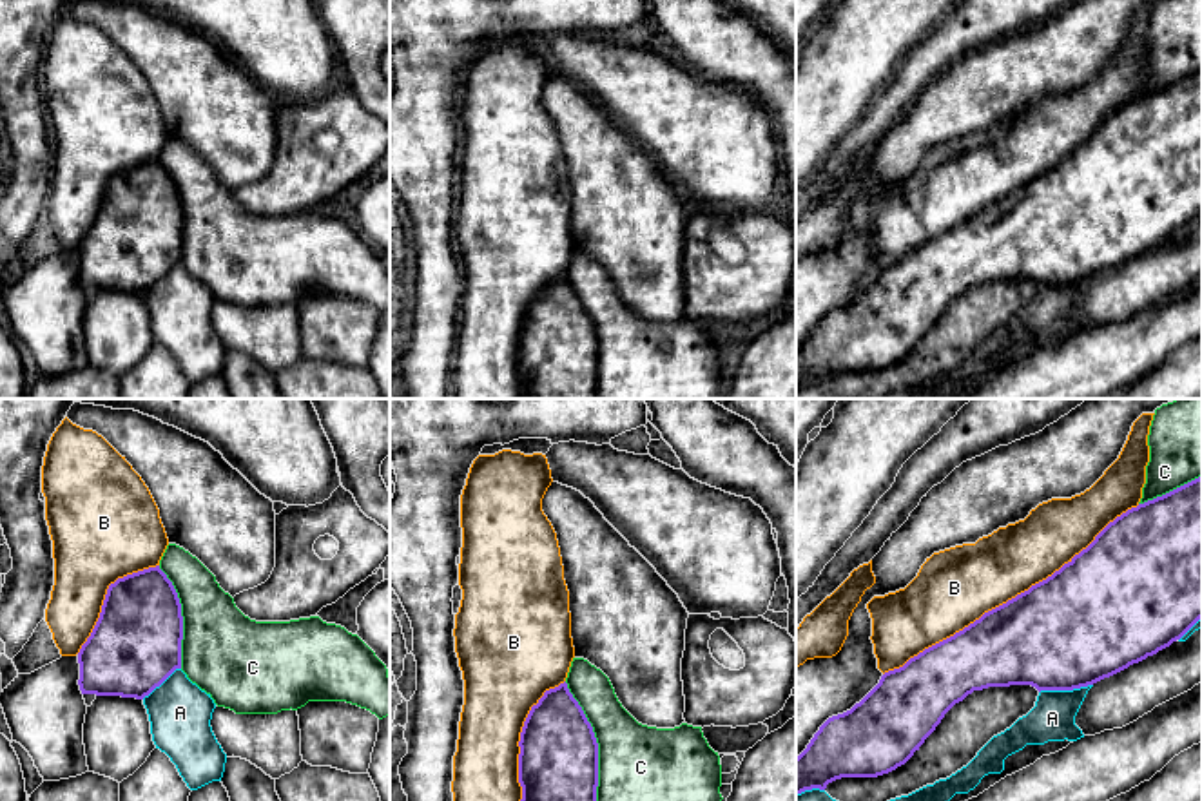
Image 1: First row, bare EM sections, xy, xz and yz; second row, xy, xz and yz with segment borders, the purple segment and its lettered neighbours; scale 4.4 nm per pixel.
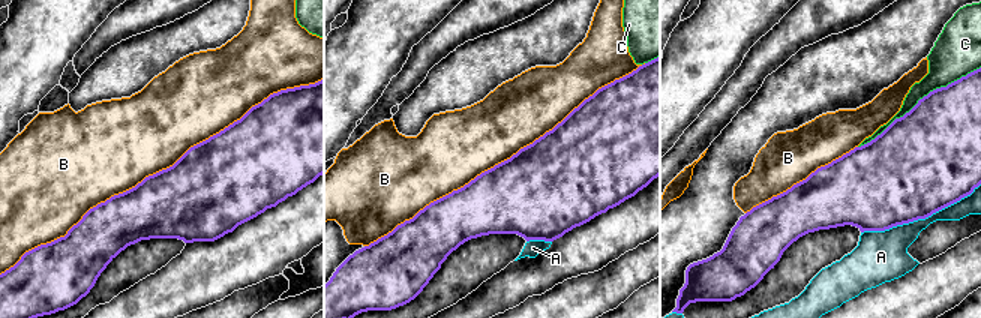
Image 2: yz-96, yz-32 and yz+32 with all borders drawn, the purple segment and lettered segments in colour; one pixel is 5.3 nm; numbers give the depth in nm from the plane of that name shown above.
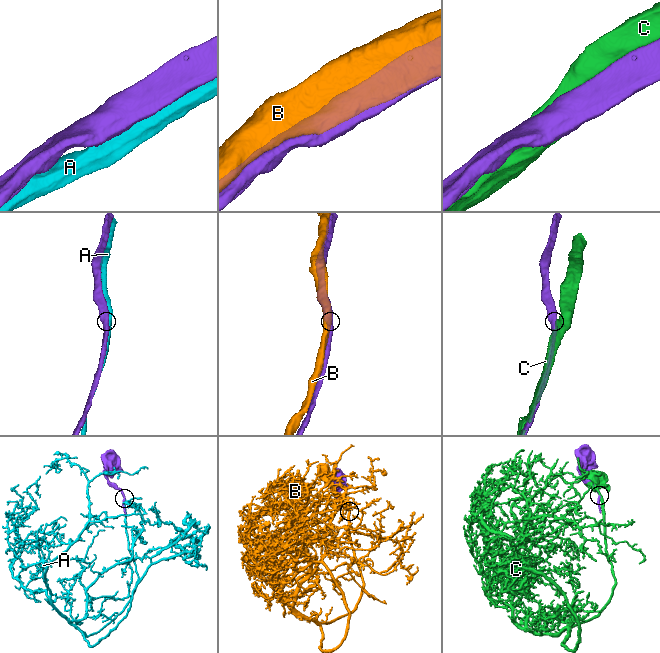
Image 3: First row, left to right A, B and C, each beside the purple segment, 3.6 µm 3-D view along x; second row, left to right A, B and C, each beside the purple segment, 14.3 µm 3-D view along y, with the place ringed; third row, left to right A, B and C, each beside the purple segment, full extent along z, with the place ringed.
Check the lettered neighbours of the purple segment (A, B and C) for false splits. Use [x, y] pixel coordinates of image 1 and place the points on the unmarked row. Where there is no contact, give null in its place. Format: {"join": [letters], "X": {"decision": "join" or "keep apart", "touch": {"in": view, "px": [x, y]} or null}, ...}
{"join": [], "A": {"decision": "keep apart", "touch": {"in": "yz", "px": [1065, 283]}}, "B": {"decision": "keep apart", "touch": {"in": "yz", "px": [1012, 193]}}, "C": {"decision": "keep apart", "touch": {"in": "xz", "px": [597, 337]}}}

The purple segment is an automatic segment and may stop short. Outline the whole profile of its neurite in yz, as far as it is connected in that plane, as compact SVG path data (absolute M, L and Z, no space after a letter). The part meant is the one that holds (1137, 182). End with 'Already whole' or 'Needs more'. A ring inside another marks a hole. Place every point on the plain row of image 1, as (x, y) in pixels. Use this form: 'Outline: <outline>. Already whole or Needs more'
Outline: M1202 71L1110 116L1095 134L1046 174L984 207L954 230L888 265L850 304L829 312L796 352L796 390L841 372L877 372L905 359L945 308L974 285L1032 279L1073 285L1110 272L1180 234L1202 212Z. Already whole

